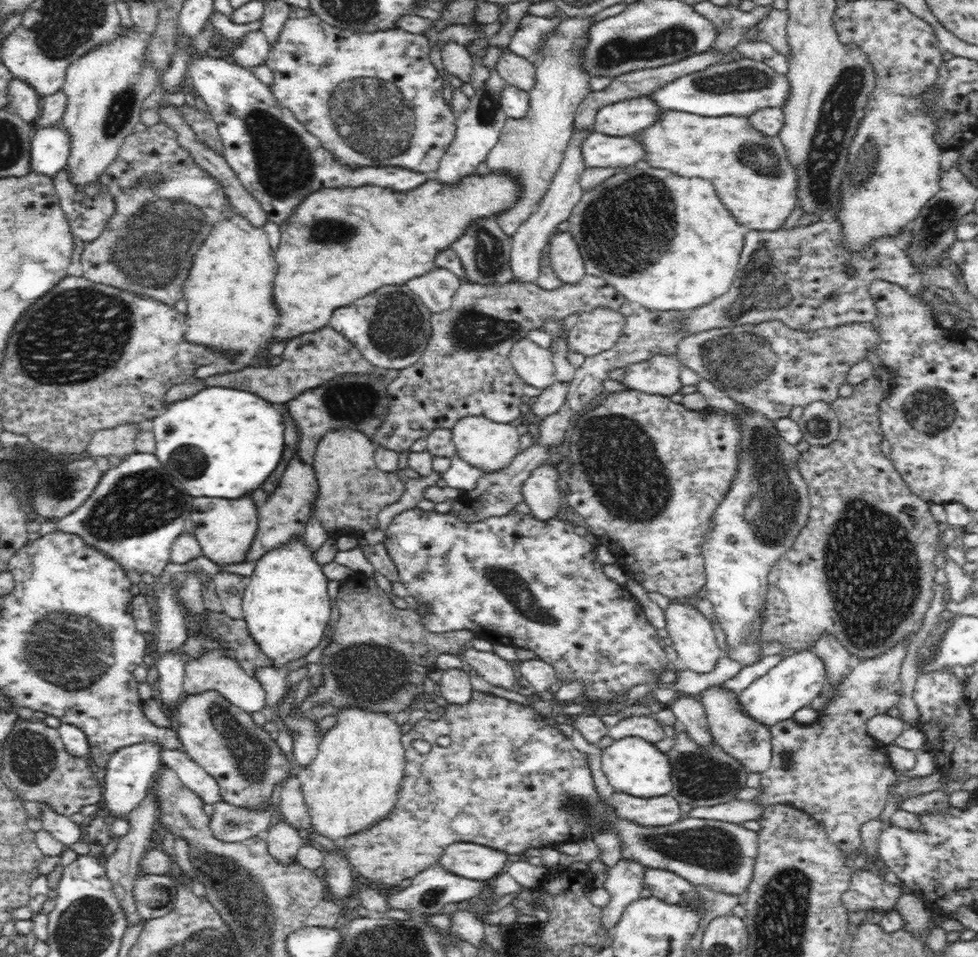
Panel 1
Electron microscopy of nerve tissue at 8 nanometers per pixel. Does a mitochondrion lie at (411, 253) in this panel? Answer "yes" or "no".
no

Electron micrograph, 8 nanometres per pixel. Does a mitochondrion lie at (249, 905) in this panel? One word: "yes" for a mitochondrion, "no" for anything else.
yes

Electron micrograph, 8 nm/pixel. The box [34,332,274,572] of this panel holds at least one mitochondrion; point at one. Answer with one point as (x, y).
(139, 502)

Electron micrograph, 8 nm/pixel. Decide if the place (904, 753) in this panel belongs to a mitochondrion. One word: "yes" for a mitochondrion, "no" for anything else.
no

